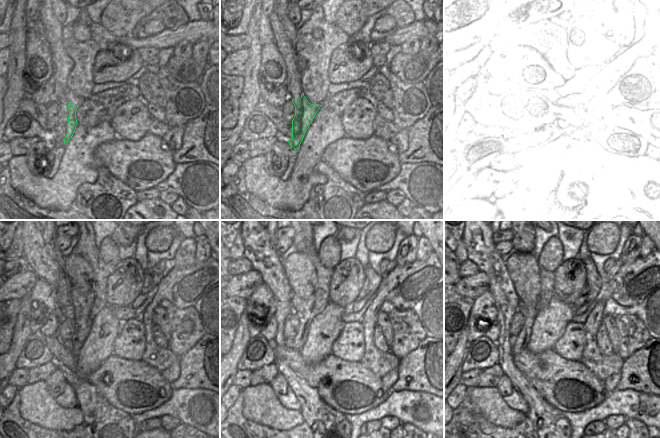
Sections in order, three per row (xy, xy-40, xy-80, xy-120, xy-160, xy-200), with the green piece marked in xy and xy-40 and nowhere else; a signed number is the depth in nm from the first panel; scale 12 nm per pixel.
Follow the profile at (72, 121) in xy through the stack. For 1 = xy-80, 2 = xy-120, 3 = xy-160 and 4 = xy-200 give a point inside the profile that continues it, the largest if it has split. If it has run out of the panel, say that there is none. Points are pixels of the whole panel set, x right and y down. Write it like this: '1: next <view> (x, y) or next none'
1: next xy-80 (522, 123)
2: next xy-120 (74, 347)
3: next xy-160 (289, 341)
4: next xy-200 (513, 338)

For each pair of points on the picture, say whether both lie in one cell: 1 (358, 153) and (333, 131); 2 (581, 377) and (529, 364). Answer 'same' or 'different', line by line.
1: different
2: same

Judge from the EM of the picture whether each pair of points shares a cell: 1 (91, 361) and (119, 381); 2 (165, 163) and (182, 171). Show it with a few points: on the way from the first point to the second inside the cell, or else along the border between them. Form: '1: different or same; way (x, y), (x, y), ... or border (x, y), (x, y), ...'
1: different; border (112, 354), (84, 377)
2: different; border (176, 164), (173, 171), (158, 184)

